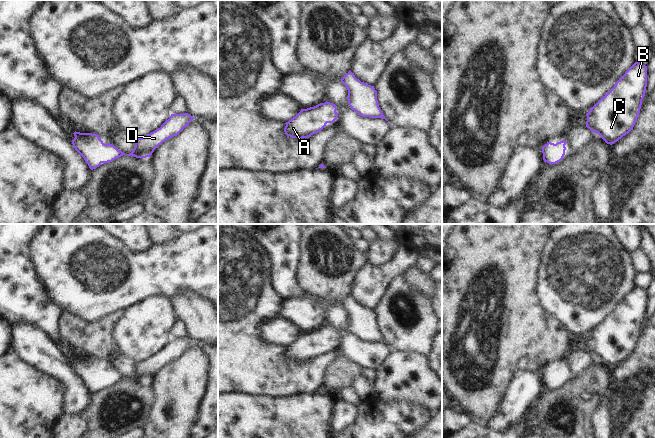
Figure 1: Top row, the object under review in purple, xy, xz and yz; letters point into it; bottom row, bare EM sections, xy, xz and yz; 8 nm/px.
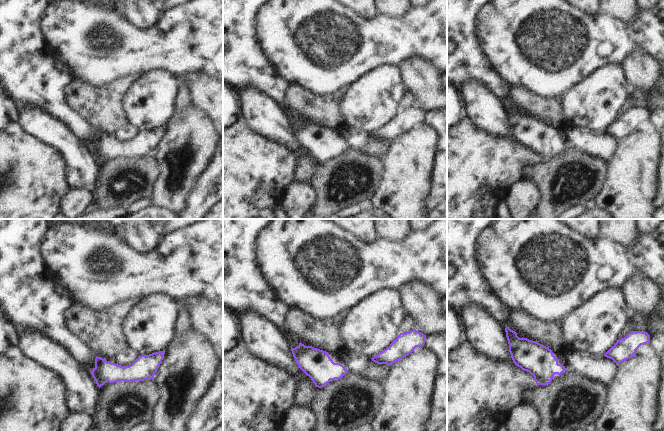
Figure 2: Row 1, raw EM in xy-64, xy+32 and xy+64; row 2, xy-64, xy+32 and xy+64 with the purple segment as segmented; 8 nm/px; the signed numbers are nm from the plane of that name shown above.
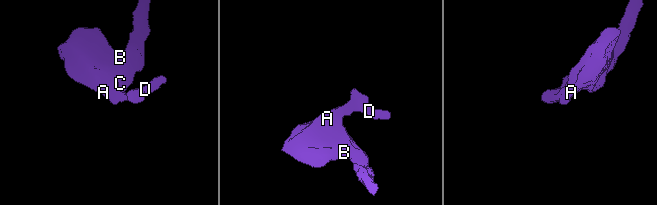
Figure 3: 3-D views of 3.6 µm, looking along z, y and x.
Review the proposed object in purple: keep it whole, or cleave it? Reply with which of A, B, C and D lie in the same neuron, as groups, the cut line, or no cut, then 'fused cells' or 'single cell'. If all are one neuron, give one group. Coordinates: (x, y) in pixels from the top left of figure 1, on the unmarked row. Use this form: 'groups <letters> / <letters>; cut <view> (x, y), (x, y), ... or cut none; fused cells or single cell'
groups A B C D; cut none; single cell

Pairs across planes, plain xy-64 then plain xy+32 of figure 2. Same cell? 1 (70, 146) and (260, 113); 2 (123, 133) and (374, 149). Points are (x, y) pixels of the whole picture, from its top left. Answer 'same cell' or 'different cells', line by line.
1: same cell
2: same cell

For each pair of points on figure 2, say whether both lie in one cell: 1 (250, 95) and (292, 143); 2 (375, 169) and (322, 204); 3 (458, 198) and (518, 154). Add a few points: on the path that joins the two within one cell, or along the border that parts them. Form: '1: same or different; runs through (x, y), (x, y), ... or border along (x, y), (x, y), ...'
1: same; runs through (256, 107), (280, 131)
2: same; runs through (371, 186), (367, 192), (339, 203)
3: same; runs through (473, 183), (491, 165), (503, 160)

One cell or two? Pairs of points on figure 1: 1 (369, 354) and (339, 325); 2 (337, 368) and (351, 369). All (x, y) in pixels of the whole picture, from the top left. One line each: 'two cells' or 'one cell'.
1: one cell
2: one cell

